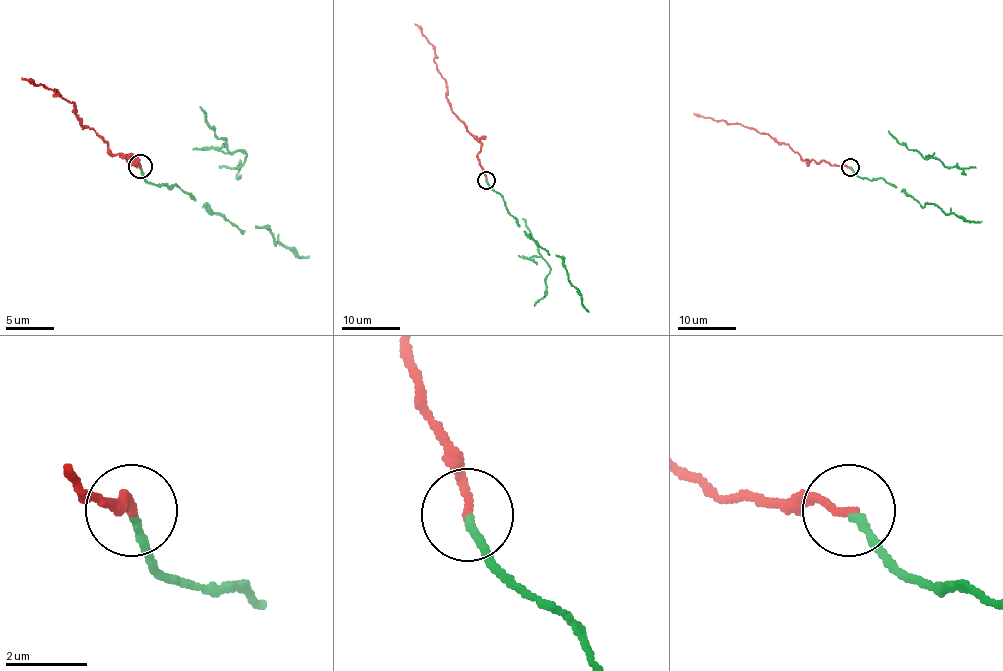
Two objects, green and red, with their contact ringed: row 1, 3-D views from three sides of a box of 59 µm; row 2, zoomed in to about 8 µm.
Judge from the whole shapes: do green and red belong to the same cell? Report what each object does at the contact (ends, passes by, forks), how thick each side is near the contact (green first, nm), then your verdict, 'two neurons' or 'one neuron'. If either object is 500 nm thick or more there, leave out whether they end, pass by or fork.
green ends; red ends; calibres 200 and 200 nm; one neuron

